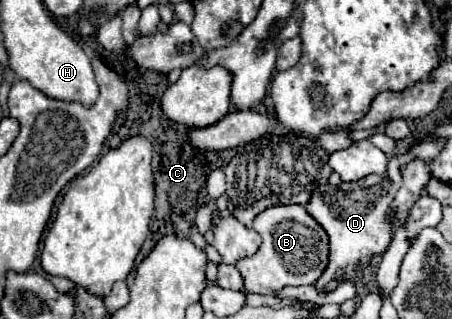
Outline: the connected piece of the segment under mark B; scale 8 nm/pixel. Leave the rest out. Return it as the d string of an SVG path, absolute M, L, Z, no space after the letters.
M271 206L255 216L253 228L261 234L263 244L251 258L241 258L235 268L243 276L245 292L275 294L285 286L315 284L327 266L329 240L325 230L305 212L303 206Z

